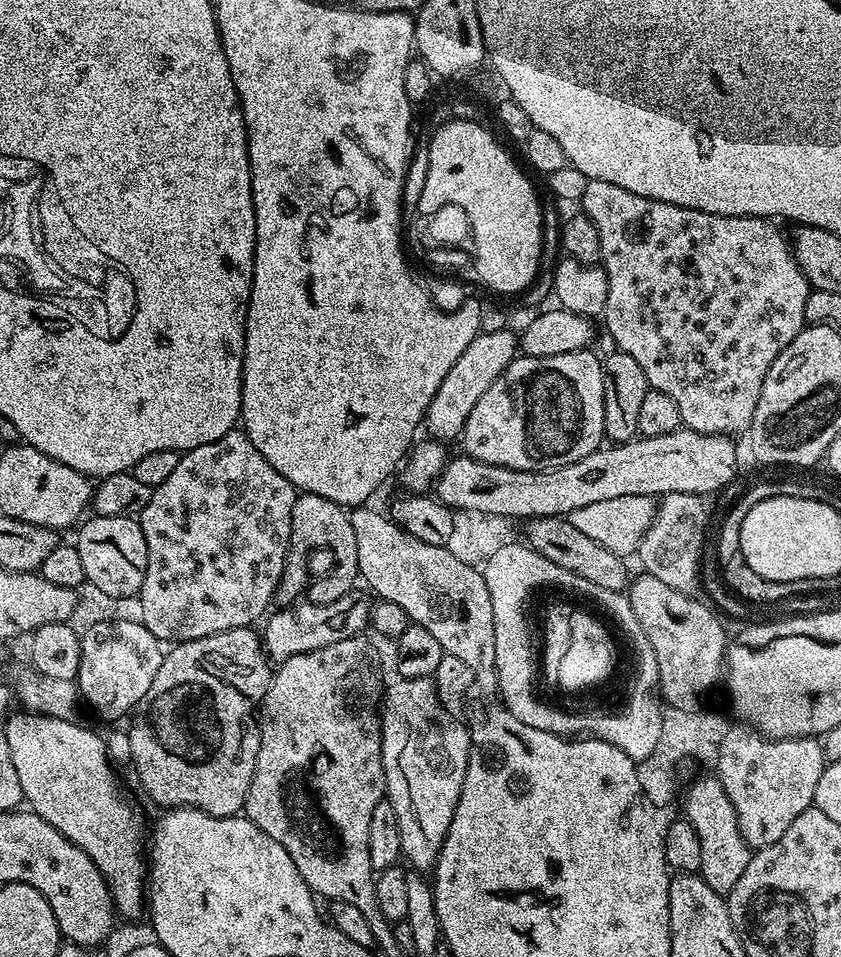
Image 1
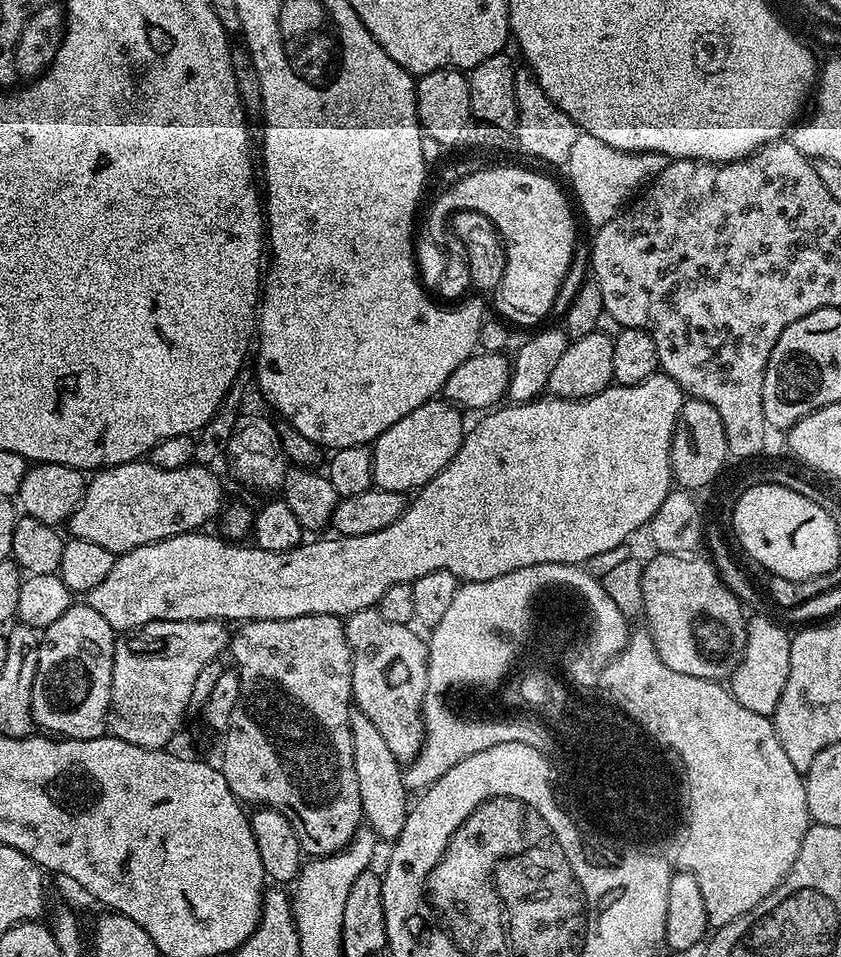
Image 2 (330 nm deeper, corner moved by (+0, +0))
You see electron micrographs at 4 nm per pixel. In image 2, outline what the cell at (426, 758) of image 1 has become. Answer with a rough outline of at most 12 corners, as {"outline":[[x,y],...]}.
{"outline":[[376,608],[347,617],[352,699],[394,758],[424,745],[428,646]]}

